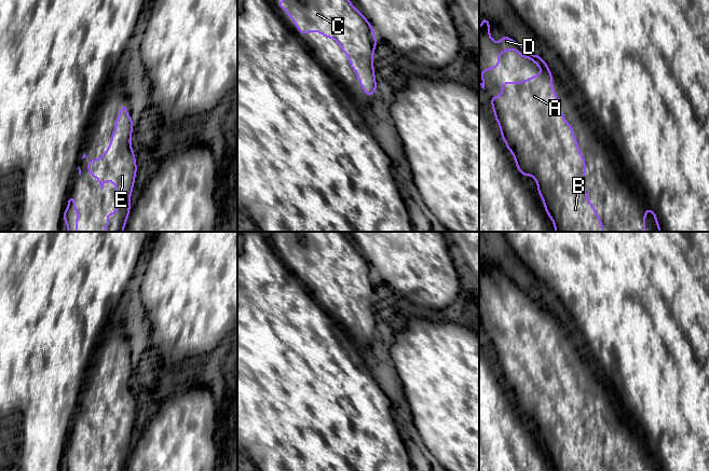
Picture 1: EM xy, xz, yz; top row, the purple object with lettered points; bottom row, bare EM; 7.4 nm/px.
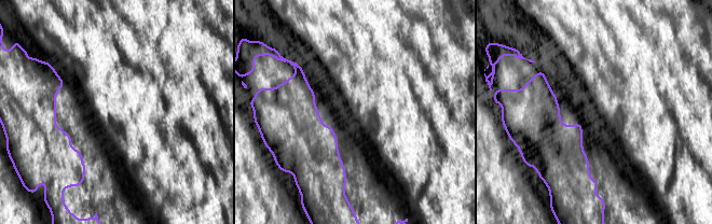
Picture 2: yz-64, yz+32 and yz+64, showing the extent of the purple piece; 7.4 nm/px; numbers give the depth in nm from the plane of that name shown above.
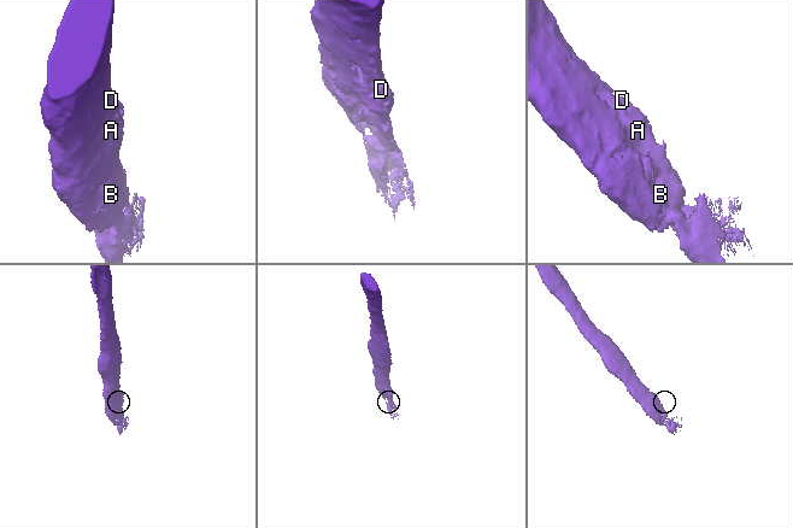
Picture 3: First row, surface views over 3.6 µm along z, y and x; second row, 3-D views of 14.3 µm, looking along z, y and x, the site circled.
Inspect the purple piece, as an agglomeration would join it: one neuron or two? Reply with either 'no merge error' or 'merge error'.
no merge error

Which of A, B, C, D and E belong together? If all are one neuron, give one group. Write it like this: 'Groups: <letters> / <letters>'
Groups: A B C D E

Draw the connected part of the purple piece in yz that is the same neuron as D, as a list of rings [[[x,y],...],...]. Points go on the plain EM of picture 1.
[[[481,259],[479,269],[479,325],[485,331],[485,320],[481,314],[495,310],[500,306],[500,295],[516,291],[518,296],[533,302],[542,316],[529,319],[527,322],[503,323],[502,335],[489,338],[493,348],[495,361],[501,369],[501,376],[509,392],[513,393],[517,410],[522,417],[531,416],[537,425],[537,435],[543,439],[548,458],[554,462],[555,471],[603,471],[595,448],[585,433],[586,405],[578,393],[578,385],[570,365],[560,354],[559,343],[551,325],[553,316],[546,303],[541,297],[529,294],[522,286],[503,277],[500,285],[492,281],[490,263]]]

